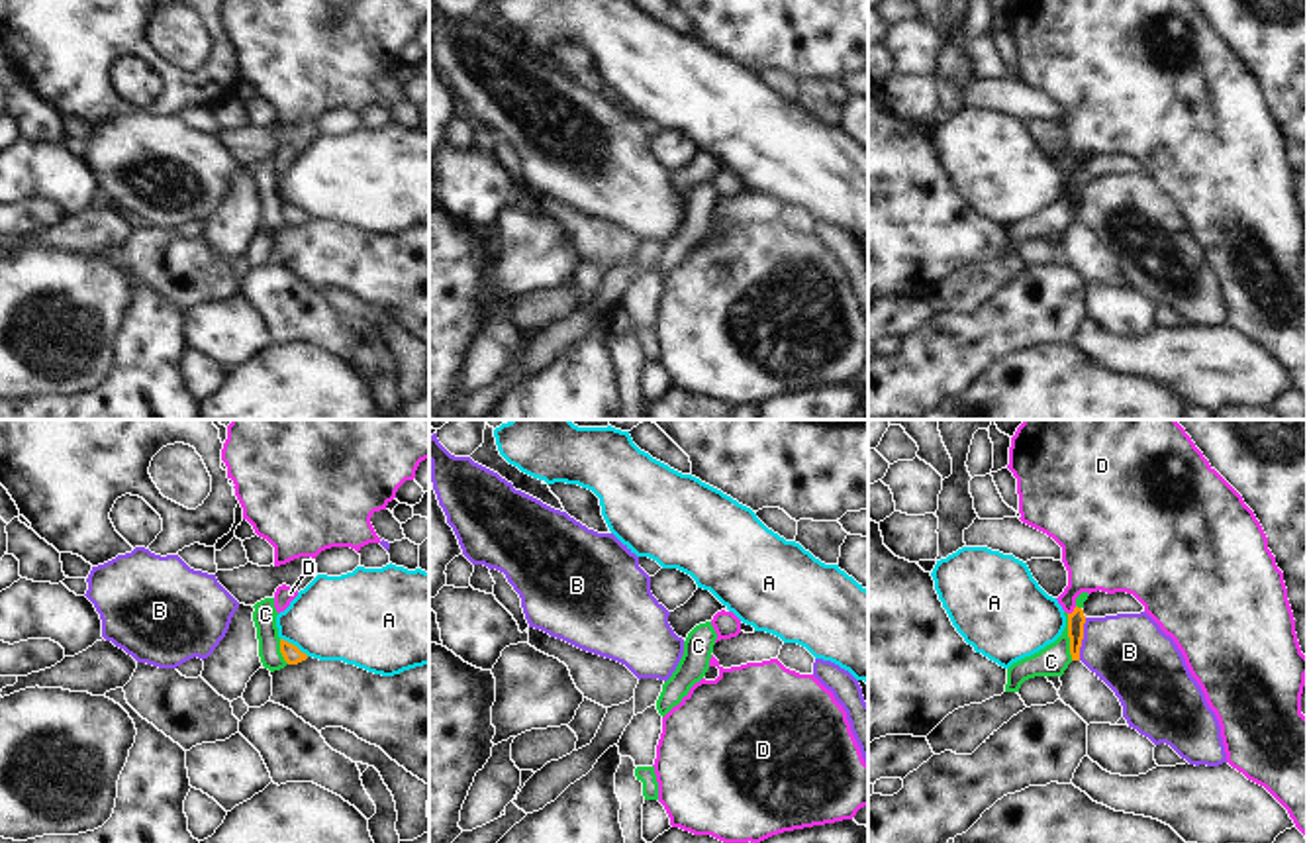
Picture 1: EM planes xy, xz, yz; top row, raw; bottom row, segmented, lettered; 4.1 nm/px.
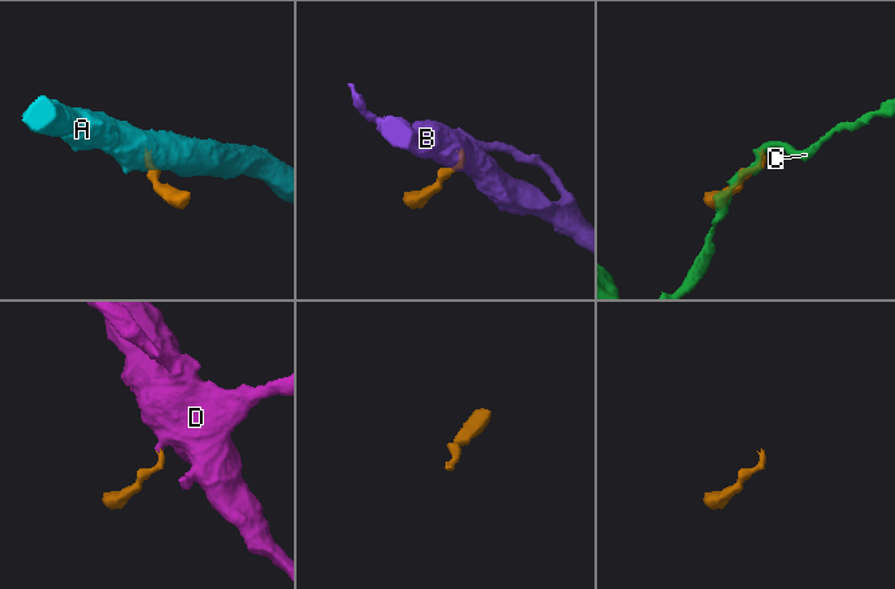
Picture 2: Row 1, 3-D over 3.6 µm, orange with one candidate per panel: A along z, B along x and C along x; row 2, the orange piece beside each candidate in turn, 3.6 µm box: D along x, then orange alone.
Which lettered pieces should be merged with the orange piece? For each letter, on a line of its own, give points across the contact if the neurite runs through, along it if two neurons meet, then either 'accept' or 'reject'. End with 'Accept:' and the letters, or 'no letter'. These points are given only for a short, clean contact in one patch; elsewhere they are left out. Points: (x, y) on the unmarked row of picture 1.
A: border xy (281, 198), (308, 216); reject
B: border yz (1086, 179), (1078, 220); reject
C: border yz (1066, 175), (1068, 214), (1072, 220); reject
D: way yz (1076, 181), (1074, 171), (1070, 153), (1100, 116); accept
Accept: D

